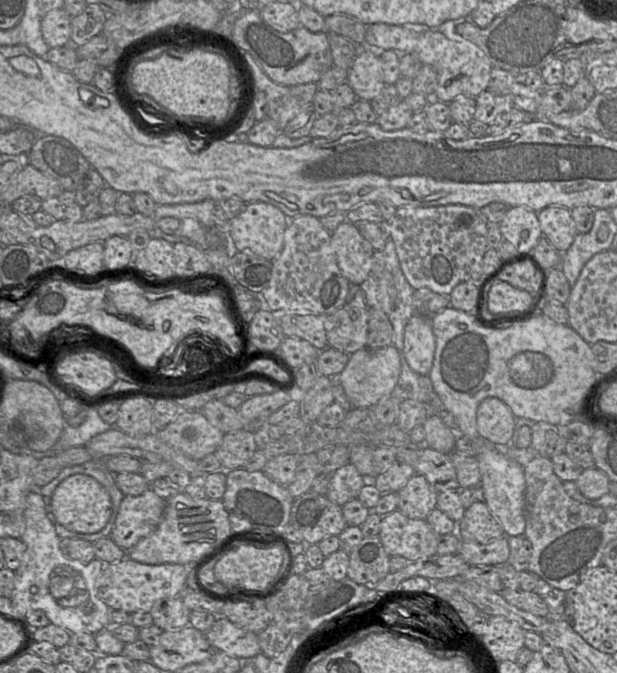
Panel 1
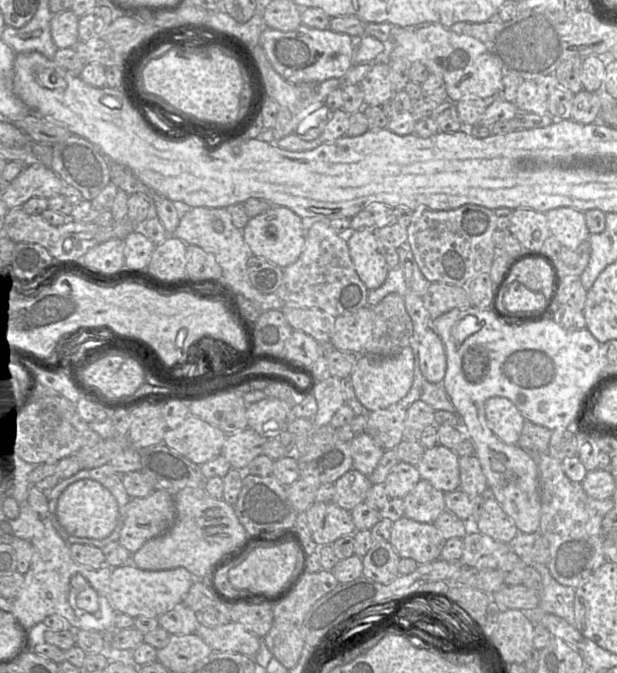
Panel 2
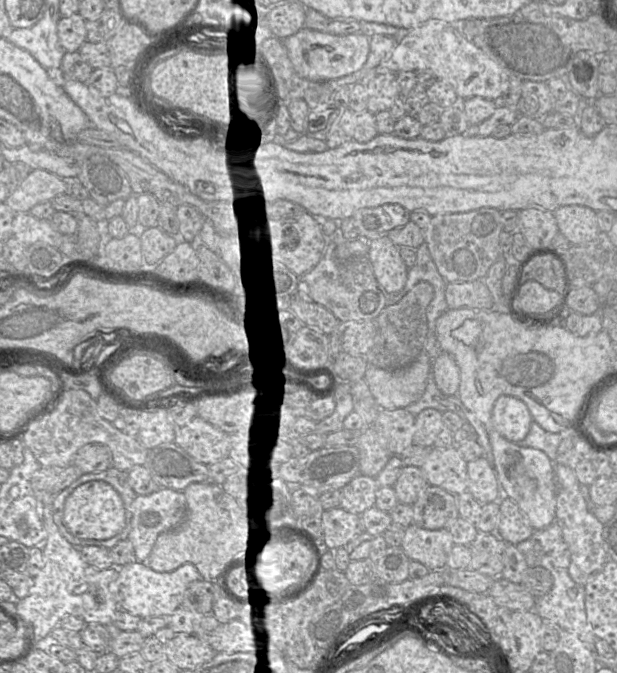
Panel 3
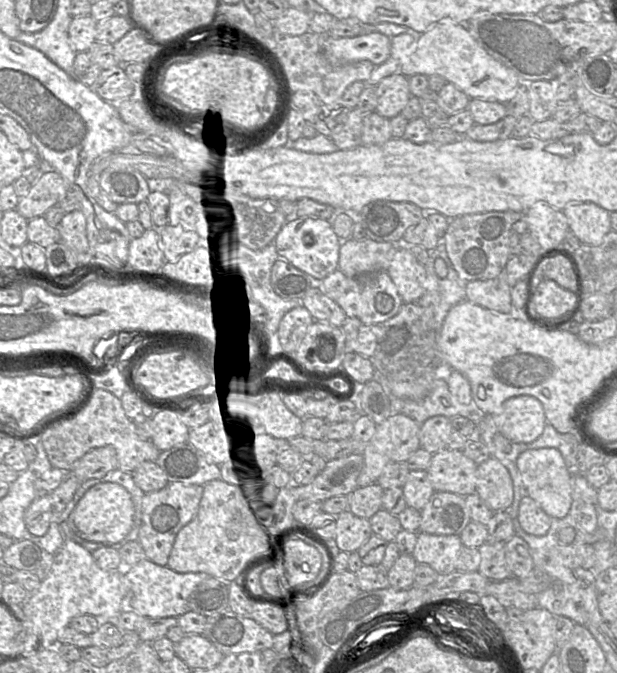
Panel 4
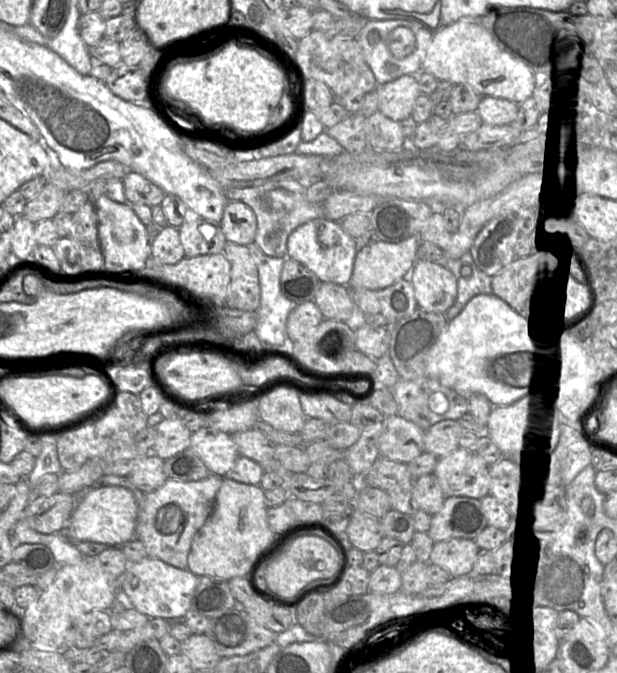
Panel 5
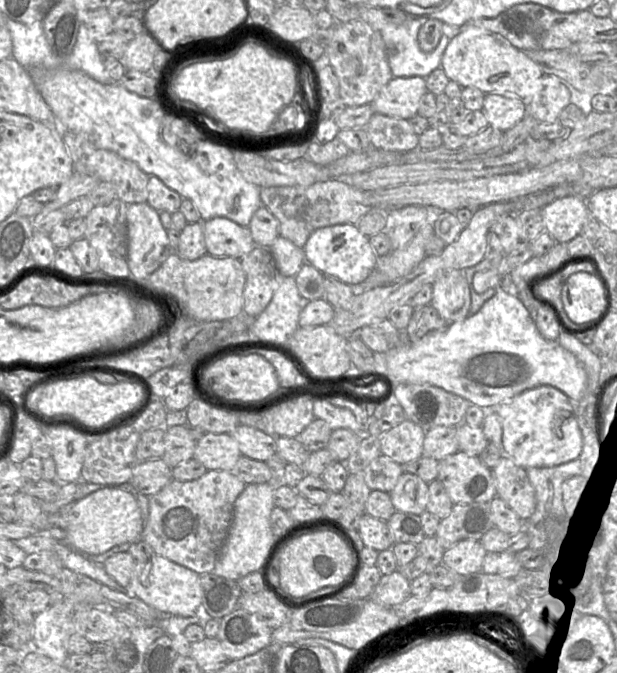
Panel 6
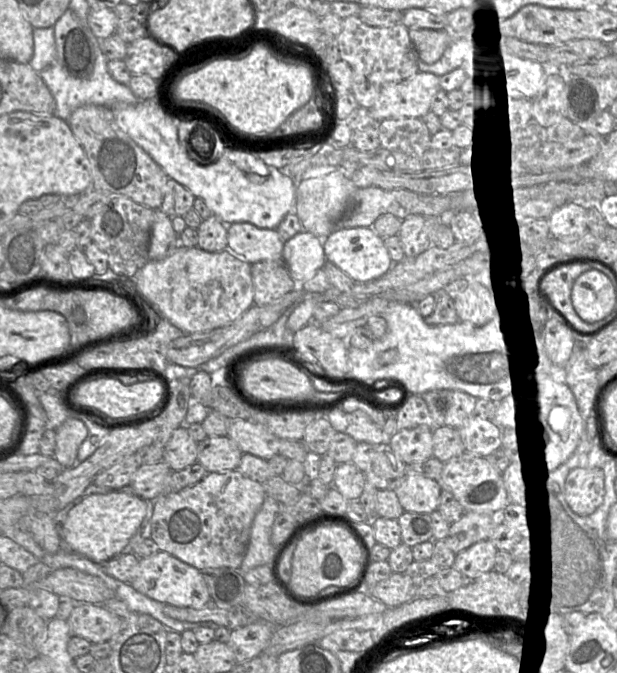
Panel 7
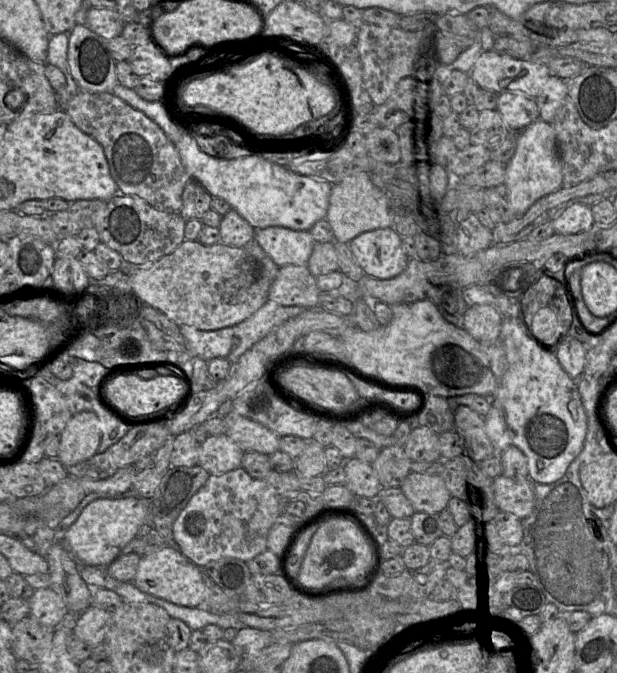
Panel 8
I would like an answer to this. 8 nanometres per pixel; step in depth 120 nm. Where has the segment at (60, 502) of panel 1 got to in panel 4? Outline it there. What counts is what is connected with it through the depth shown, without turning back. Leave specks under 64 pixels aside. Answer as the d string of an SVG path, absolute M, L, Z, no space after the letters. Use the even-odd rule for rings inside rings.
M117 483L92 486L79 500L68 518L68 530L88 543L119 543L130 533L134 522L134 504L129 492Z

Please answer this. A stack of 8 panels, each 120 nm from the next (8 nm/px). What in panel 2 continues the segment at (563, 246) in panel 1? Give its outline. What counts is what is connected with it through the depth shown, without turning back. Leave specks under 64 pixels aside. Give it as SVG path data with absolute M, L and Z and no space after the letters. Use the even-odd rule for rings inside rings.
M559 207L546 213L548 227L562 246L576 249L590 236L586 225L584 212L570 208Z

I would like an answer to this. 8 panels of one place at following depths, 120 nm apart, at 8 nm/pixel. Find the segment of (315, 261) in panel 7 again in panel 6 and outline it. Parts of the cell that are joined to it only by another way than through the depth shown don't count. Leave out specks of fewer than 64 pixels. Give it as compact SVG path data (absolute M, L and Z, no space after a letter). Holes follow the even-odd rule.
M280 236L271 245L269 251L278 273L282 276L295 277L306 263L303 248Z

